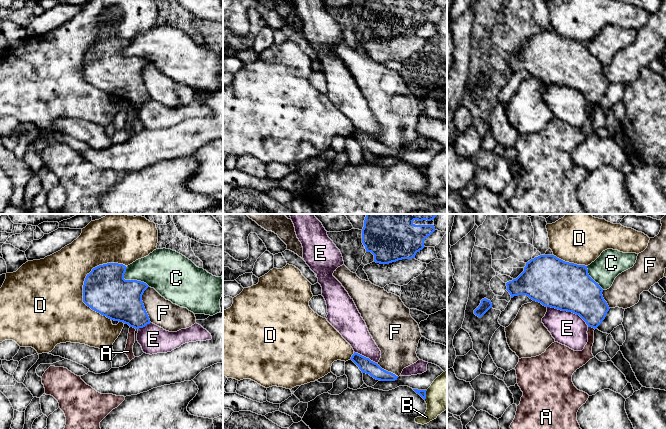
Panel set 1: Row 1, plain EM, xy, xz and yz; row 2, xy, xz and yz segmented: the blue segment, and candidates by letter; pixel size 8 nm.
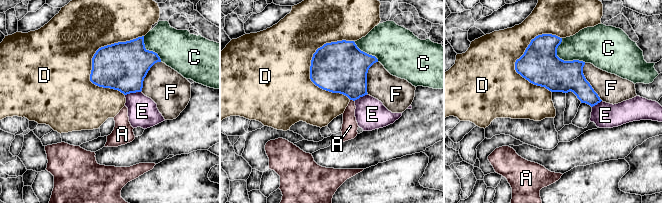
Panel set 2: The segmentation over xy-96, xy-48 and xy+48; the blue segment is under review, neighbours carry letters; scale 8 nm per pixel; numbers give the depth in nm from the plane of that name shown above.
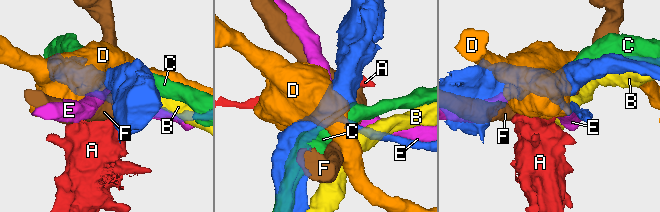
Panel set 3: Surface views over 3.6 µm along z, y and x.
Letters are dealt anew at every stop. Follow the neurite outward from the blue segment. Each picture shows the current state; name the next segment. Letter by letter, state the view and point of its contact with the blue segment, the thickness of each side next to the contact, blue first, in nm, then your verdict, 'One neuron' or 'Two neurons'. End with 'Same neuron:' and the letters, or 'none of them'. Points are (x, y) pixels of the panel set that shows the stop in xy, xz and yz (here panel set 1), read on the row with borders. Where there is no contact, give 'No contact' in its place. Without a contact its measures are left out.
A: Touches blue at yz (591, 326). Thickness 300 nm (blue) against 100 nm. Two neurons
B: Touches blue at xz (425, 395). Thickness 60 nm (blue) against 280 nm. Two neurons
C: Touches blue at xy (131, 280). Thickness 360 nm (blue) against 300 nm. Two neurons
D: Touches blue at xy (83, 287). Thickness 360 nm (blue) against 500 nm. Two neurons
E: Touches blue at yz (568, 311). Thickness 380 nm (blue) against 260 nm. Two neurons
F: Touches blue at xy (143, 304). Thickness 340 nm (blue) against 220 nm. Two neurons
Same neuron: none of them

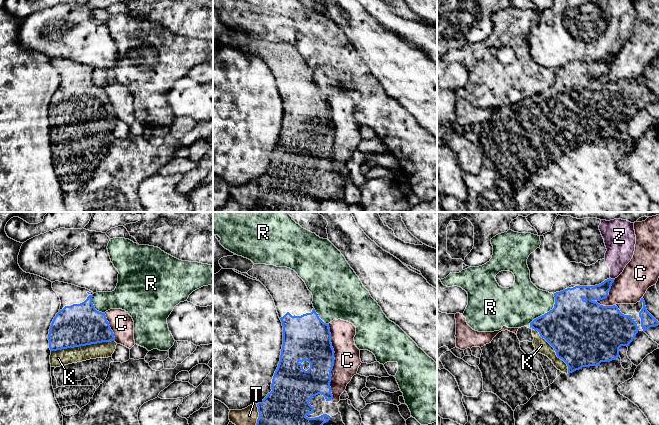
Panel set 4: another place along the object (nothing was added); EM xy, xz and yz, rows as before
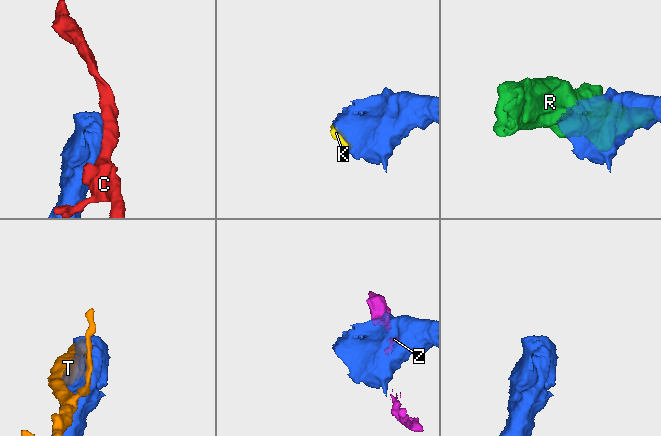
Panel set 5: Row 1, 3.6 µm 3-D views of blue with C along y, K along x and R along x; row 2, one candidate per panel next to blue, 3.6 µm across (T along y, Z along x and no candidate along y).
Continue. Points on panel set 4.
C: Touches blue at xz (333, 362). Thickness 320 nm (blue) against 200 nm. Two neurons
K: Touches blue at xy (82, 345). Thickness 340 nm (blue) against 130 nm. One neuron
R: Touches blue at yz (547, 312). Thickness 460 nm (blue) against 340 nm. Two neurons
T: Touches blue at xz (259, 414). Thickness 340 nm (blue) against 140 nm. Two neurons
Z: Touches blue at yz (612, 279). Thickness 130 nm (blue) against 220 nm. Two neurons
Same neuron: K

